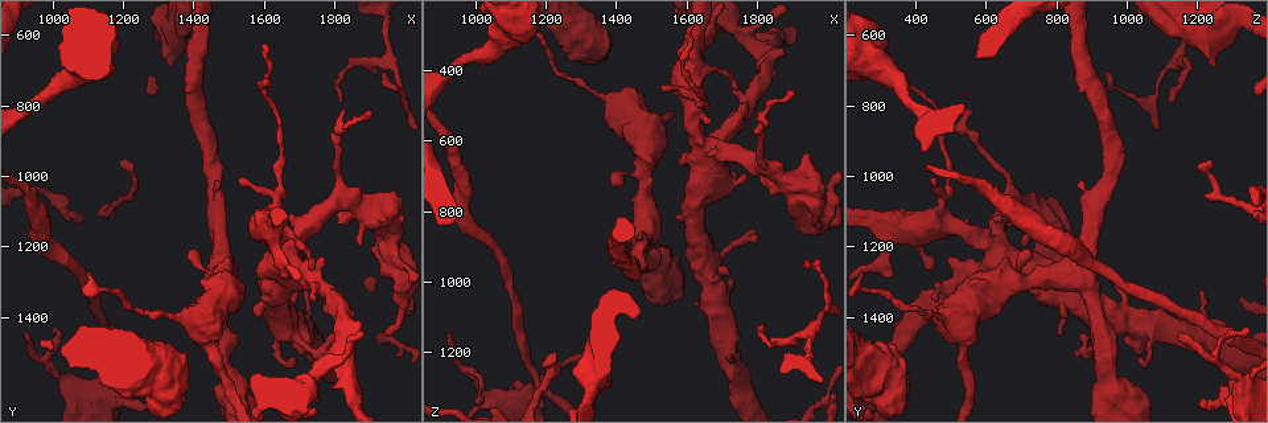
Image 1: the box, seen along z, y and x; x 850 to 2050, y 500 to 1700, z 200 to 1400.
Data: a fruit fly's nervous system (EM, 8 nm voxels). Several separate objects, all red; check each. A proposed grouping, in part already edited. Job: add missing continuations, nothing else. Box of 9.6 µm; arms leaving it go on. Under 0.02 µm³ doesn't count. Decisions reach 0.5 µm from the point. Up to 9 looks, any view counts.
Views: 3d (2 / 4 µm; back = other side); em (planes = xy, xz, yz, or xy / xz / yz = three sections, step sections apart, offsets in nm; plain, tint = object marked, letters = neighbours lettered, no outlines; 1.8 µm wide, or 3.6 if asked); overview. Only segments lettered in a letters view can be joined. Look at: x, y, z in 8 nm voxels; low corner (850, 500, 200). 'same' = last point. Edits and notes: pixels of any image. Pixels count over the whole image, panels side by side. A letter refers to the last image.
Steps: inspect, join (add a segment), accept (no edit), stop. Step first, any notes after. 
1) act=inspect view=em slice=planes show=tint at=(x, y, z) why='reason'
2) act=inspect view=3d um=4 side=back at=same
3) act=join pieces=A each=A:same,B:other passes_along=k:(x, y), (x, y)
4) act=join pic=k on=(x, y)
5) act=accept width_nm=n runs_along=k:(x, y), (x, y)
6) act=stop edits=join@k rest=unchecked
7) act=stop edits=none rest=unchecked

act=inspect view=em slice=planes show=letters at=(1490, 1240, 660) why='stops while still wide'

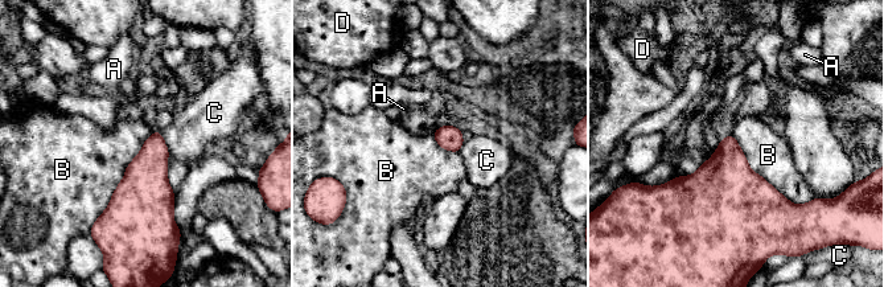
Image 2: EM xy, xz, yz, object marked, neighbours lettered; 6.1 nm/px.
act=accept each=A:other,B:other,C:other,D:other border=2:(731, 134), (755, 172), (809, 201) found='none of them fits'

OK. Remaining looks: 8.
act=inspect view=3d um=4 at=(1590, 1410, 830) why='thick end'

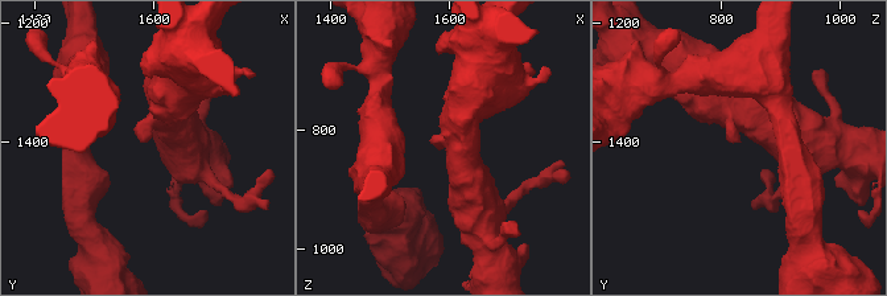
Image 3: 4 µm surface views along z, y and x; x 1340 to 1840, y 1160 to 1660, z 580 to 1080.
act=inspect view=em slice=xz step=16 show=letters at=(1585, 1405, 825)

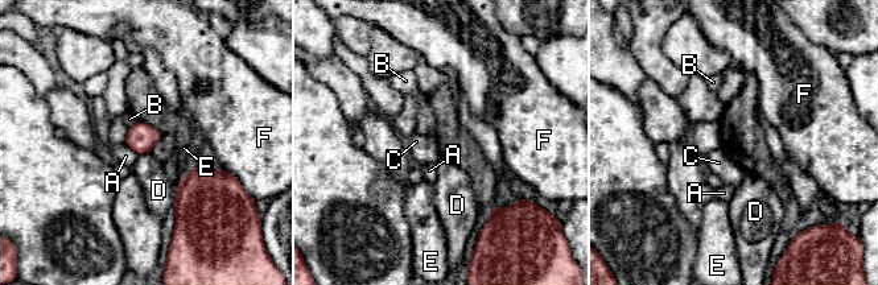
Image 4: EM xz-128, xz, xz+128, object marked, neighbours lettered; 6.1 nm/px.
act=accept each=A:other,B:other,C:other,D:other,E:other,F:other border=4:(130, 127), (126, 135), (126, 144) found='none of them fits'

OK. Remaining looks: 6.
act=inspect view=3d um=4 at=(1820, 800, 1120) why='branch stops here'

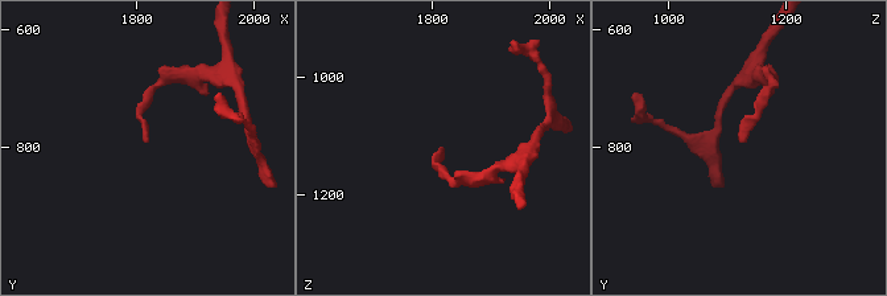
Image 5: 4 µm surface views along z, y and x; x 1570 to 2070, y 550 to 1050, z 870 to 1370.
act=inspect view=em slice=xz step=4 show=tint at=(1820, 795, 1130)

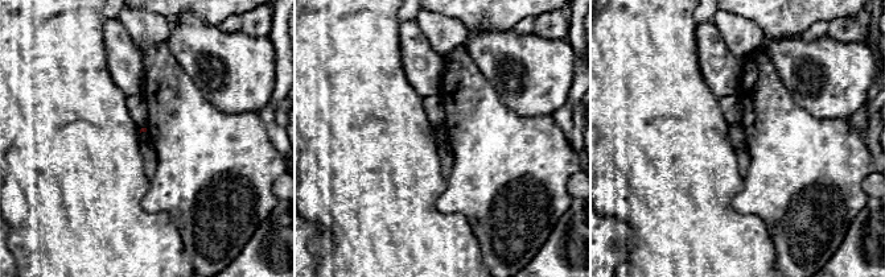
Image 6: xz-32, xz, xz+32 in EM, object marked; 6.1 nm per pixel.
act=inspect view=em slice=planes show=letters at=same why='cut it another way'

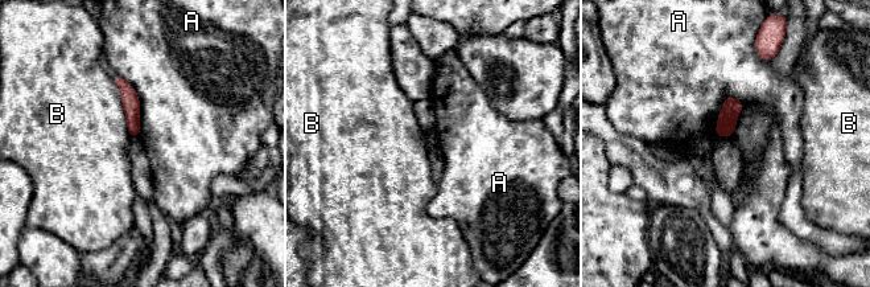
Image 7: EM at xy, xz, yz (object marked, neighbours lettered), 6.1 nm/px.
act=accept each=A:other,B:other border=7:(118, 74), (137, 97), (139, 135) found='none of them fits'

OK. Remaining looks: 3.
act=inspect view=em slice=planes show=letters at=(1330, 690, 1240) why='branch stops here'

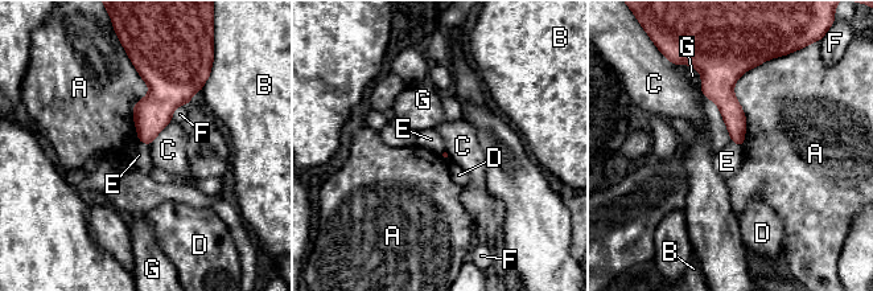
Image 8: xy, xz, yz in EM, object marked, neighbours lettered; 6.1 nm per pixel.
act=accept longest_contact=A:550nm each=A:other,B:other,C:other,D:other,E:other,F:other,G:other found='no lettered segment goes on from it'

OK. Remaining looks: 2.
act=stop edits=none rest=unchecked

